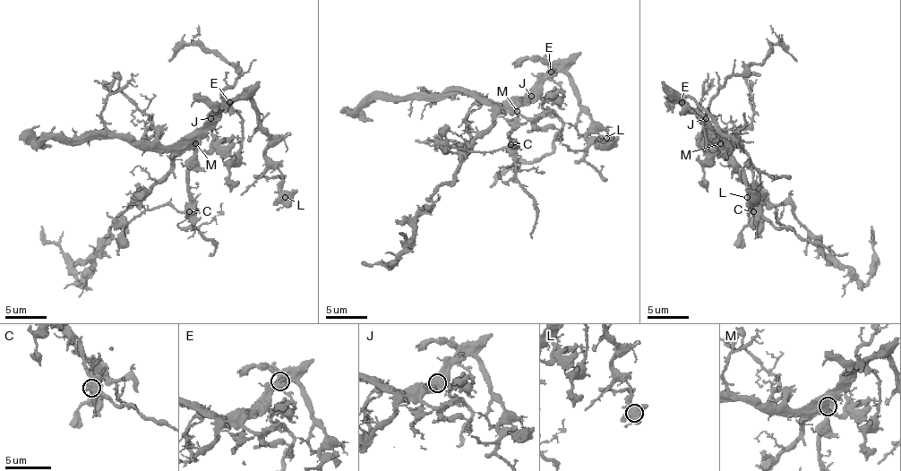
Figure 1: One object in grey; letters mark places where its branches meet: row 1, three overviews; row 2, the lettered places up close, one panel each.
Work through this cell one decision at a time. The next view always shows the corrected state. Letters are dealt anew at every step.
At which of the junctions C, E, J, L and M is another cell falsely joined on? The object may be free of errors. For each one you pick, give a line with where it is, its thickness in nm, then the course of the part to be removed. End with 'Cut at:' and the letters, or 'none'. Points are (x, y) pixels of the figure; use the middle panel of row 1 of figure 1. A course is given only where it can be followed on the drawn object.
Cut at: none

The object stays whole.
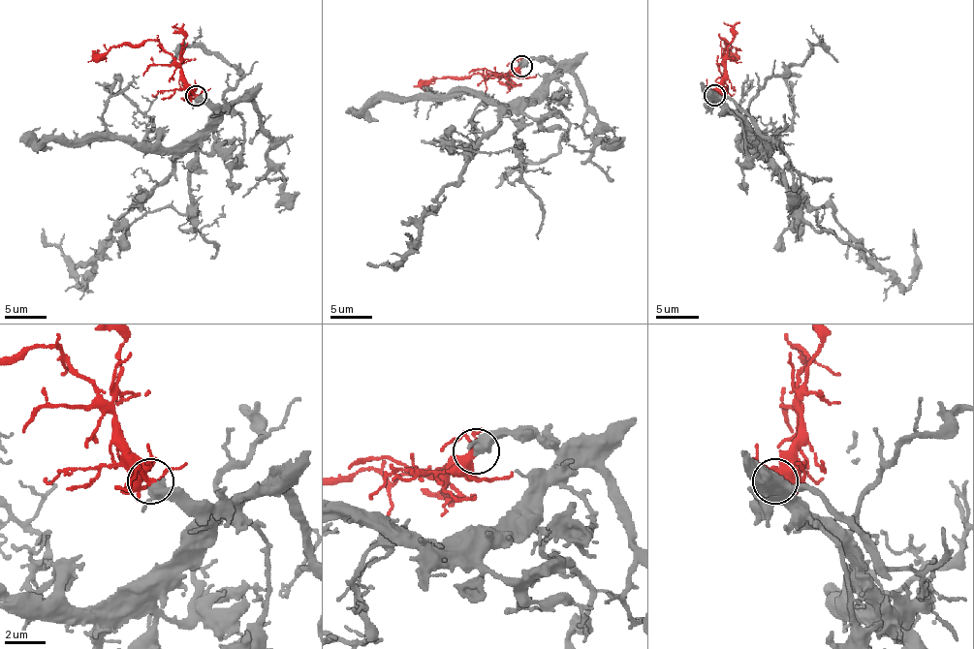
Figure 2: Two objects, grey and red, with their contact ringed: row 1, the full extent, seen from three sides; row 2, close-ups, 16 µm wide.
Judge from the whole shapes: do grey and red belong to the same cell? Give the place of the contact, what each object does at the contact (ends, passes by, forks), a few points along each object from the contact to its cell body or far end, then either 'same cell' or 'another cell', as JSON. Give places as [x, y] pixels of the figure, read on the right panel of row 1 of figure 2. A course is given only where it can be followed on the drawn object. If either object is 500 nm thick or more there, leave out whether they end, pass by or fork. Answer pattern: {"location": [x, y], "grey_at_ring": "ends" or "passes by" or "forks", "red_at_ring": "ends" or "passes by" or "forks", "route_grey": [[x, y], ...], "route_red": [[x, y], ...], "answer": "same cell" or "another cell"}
{"location": [714, 95], "grey_at_ring": "passes by", "red_at_ring": "forks", "route_grey": [[713, 94], [707, 103], [745, 128], [772, 170], [813, 206], [830, 206], [855, 244], [906, 289], [912, 230]], "route_red": [[713, 94], [724, 77], [724, 47], [728, 44], [724, 40], [735, 60]], "answer": "same cell"}

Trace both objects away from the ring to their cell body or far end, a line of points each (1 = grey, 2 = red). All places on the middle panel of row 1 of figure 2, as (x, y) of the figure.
1: (520, 65), (546, 59), (554, 74), (502, 117), (460, 180), (437, 195), (421, 243), (399, 263), (368, 262)
2: (520, 65), (510, 76), (491, 76), (487, 79), (483, 76), (439, 77), (414, 86)

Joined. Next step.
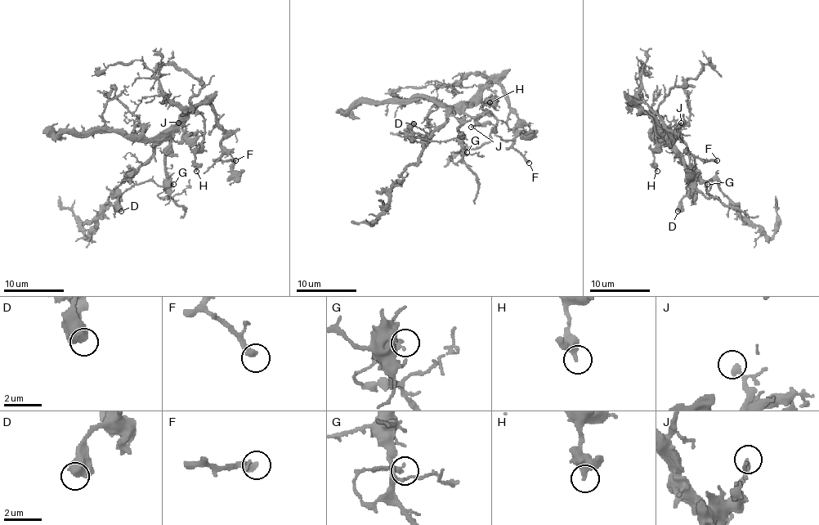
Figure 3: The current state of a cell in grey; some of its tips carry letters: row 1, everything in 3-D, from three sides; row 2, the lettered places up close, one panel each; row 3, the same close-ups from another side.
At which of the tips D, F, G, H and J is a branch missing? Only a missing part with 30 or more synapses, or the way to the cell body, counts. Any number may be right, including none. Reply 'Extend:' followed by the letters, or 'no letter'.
Extend: D, F

